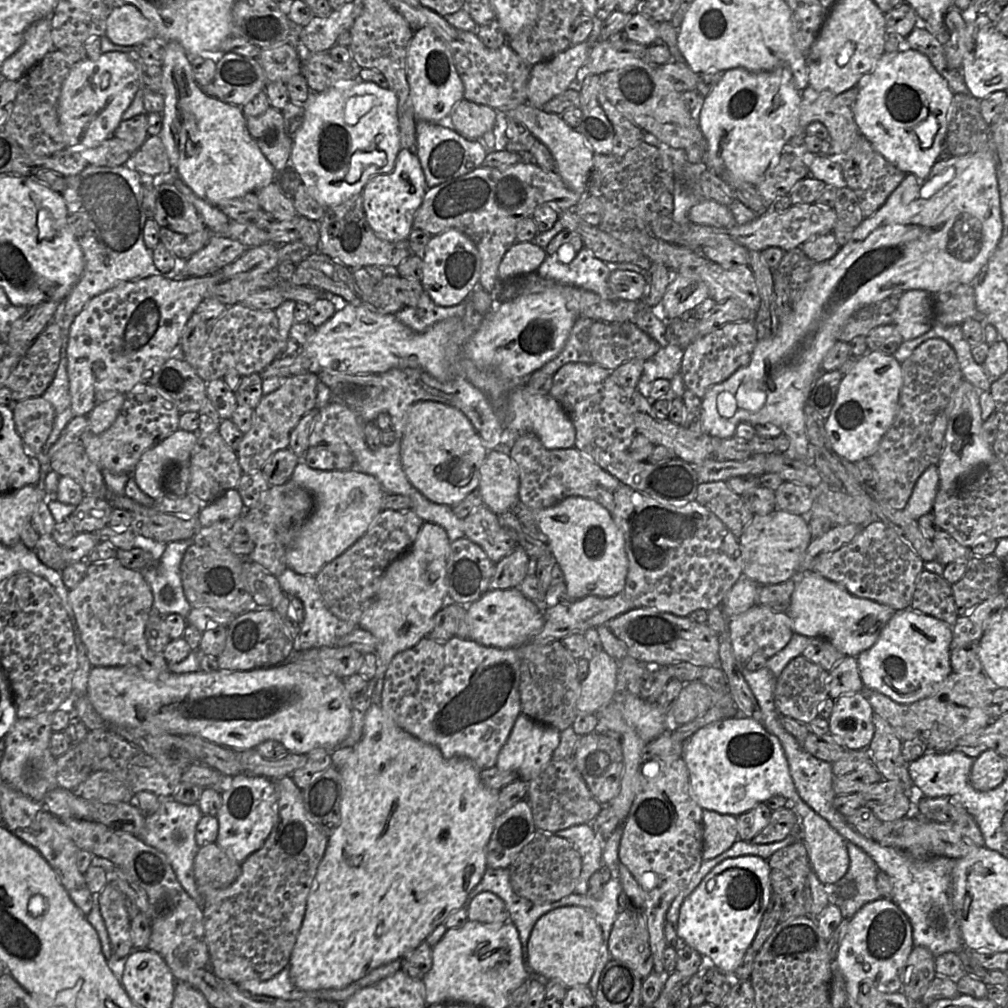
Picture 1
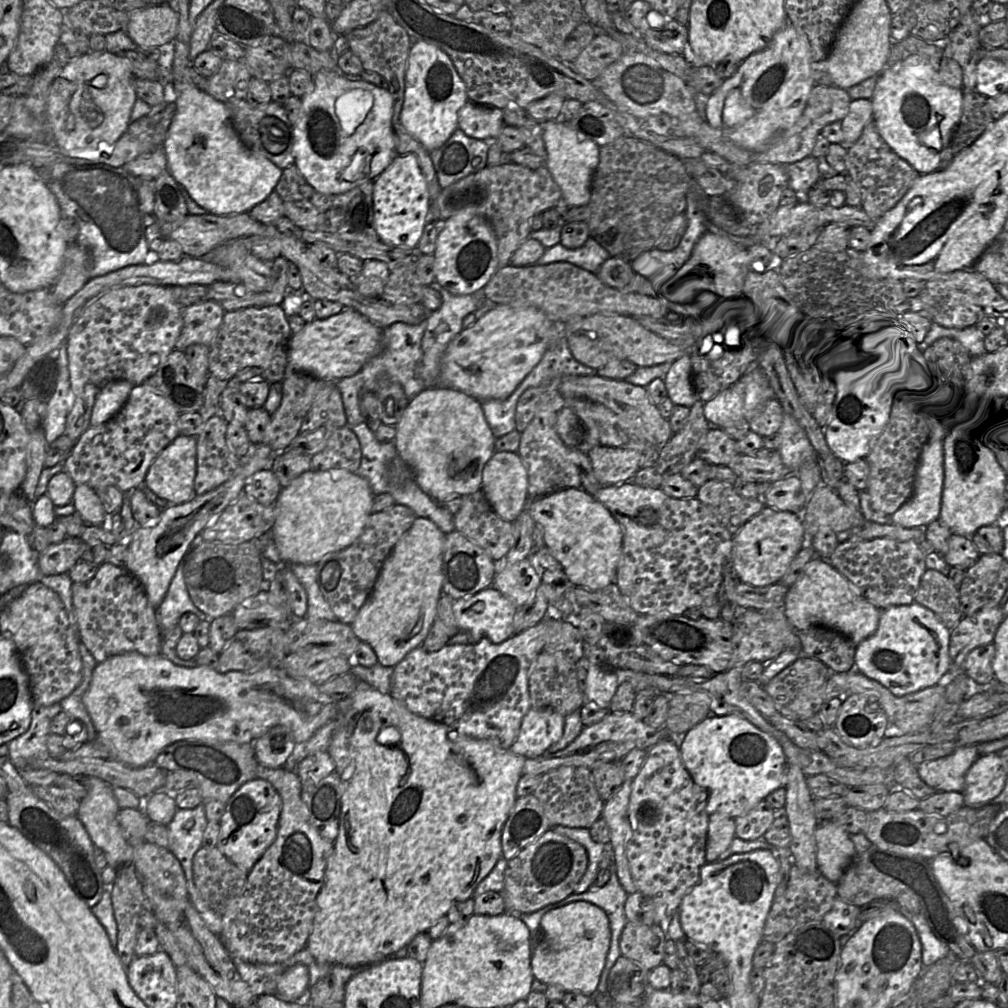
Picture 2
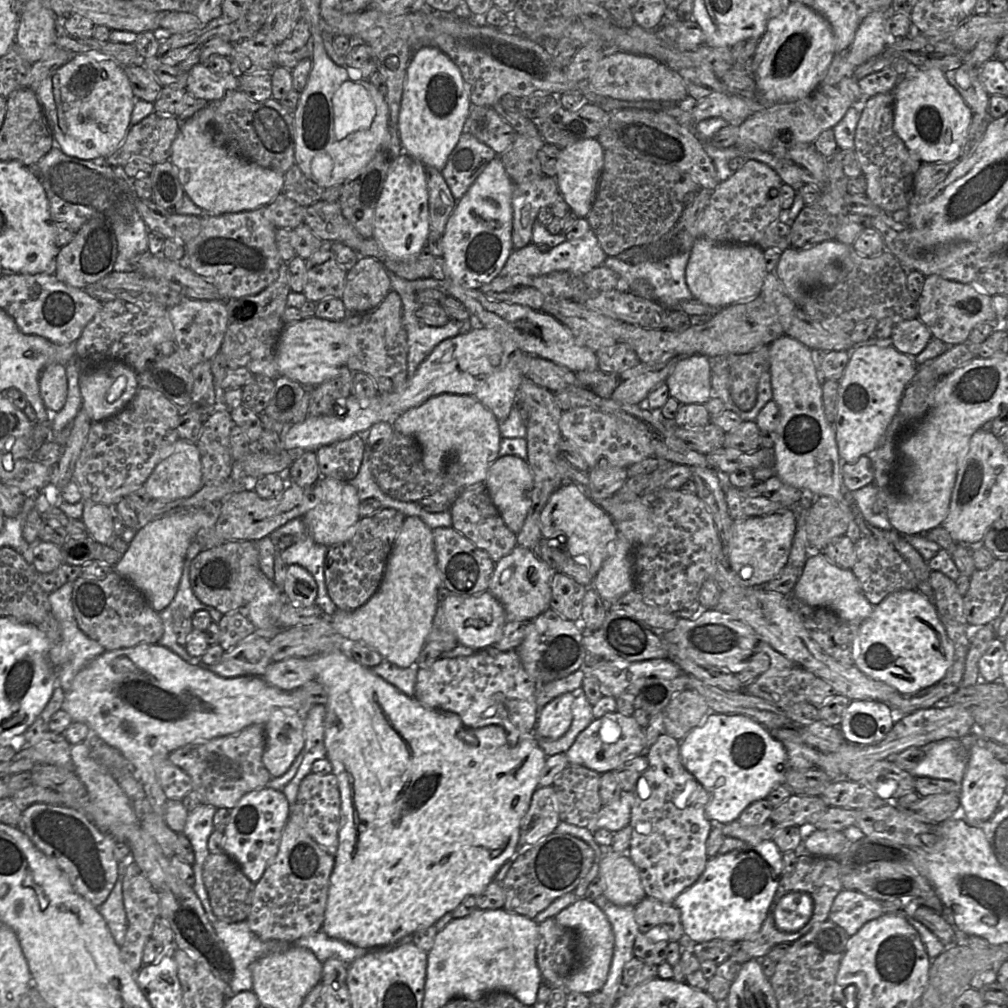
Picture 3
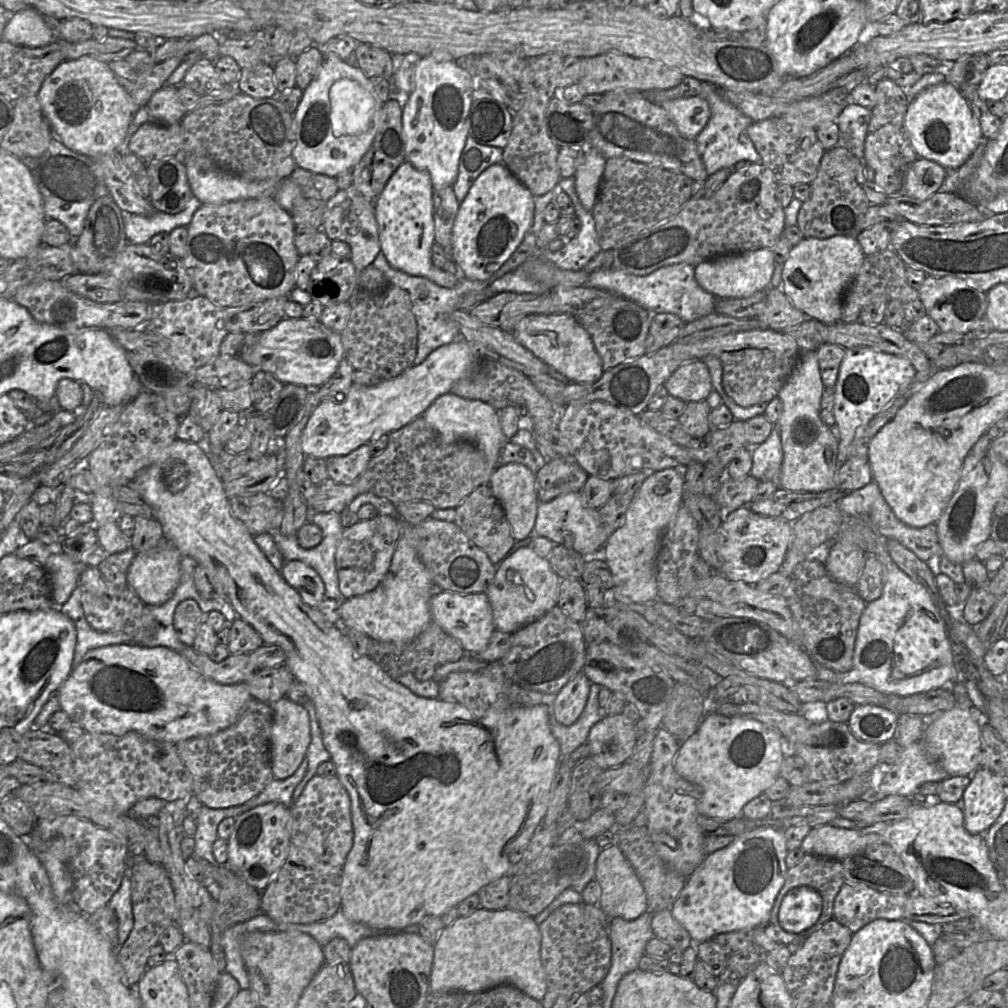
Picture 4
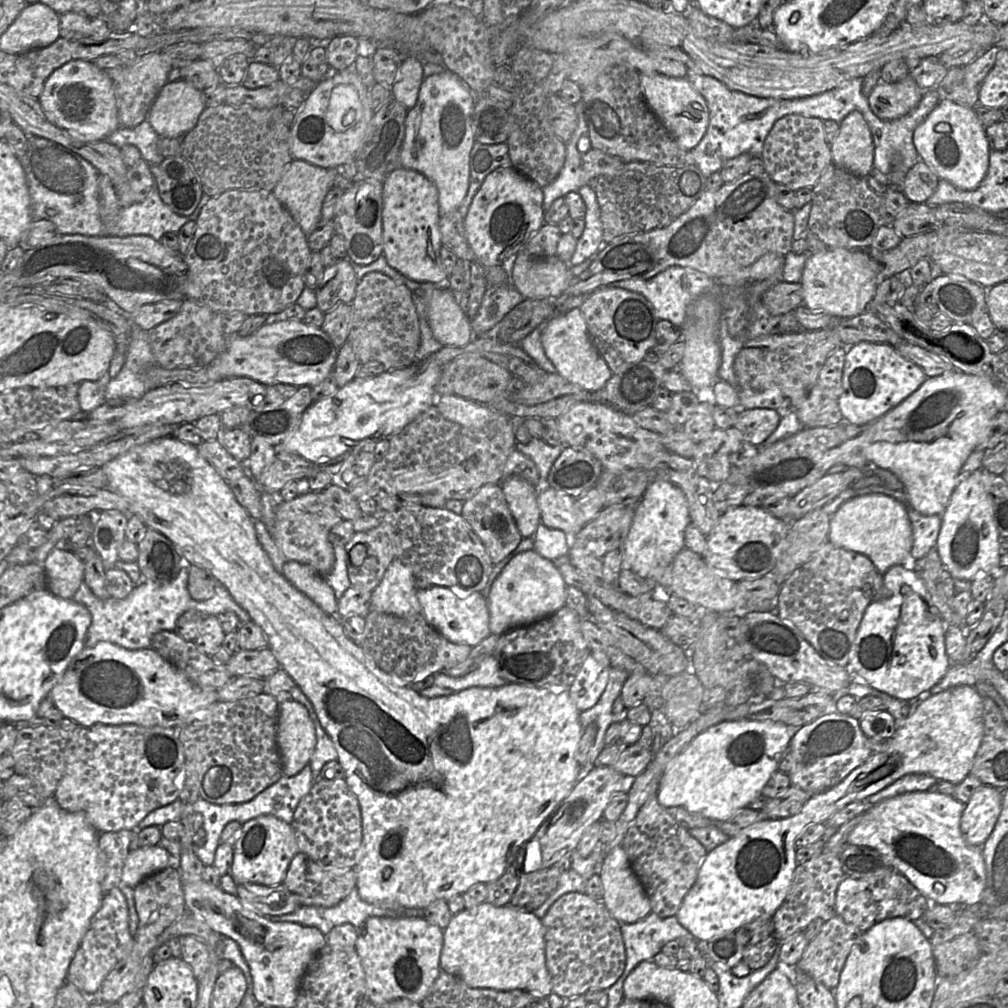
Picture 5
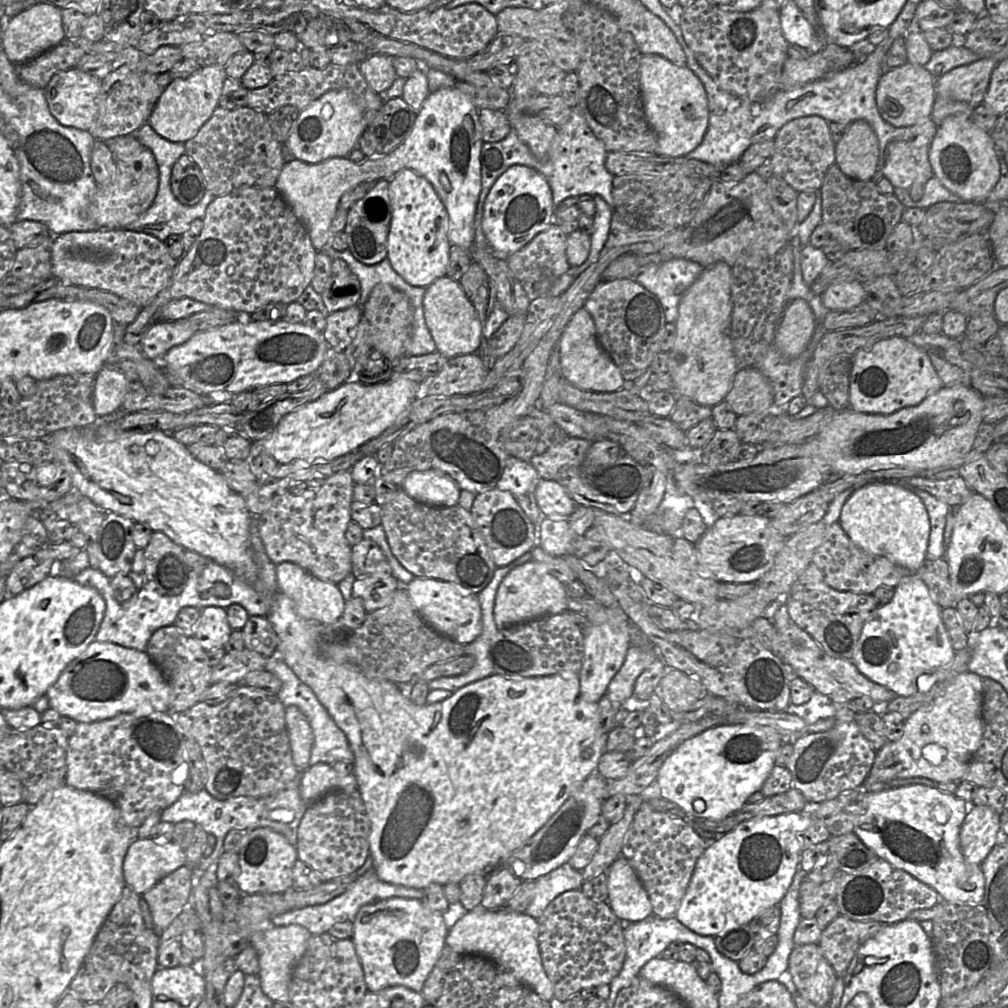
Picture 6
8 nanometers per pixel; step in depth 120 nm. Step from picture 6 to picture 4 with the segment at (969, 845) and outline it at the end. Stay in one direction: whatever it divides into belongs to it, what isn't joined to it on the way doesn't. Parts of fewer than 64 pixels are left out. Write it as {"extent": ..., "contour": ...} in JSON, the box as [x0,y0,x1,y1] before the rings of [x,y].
{"extent":[963,767,1006,835],"contour":[[[979,767],[963,794],[964,827],[973,835],[984,835],[1001,815],[1006,788],[998,776]]]}

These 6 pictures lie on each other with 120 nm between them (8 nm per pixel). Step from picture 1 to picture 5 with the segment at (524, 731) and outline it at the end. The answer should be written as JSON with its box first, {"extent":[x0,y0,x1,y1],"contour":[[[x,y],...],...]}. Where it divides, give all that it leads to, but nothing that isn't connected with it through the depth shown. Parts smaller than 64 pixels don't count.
{"extent":[569,653,611,712],"contour":[[[588,653],[569,687],[570,699],[580,712],[592,708],[599,701],[607,686],[611,669]]]}

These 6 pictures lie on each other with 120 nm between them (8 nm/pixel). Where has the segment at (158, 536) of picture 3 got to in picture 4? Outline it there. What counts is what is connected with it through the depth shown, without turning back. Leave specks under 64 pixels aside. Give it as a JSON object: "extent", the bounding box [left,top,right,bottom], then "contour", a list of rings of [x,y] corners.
{"extent":[126,540,181,605],"contour":[[[164,540],[156,547],[137,552],[126,574],[127,585],[146,605],[161,605],[169,600],[180,579],[181,554]]]}

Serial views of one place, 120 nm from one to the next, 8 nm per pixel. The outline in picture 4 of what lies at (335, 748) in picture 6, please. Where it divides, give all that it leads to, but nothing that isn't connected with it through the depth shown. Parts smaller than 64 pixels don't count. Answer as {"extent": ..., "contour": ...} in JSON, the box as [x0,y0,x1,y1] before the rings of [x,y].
{"extent":[293,702,331,804],"contour":[[[308,702],[303,706],[307,710],[310,719],[311,742],[306,754],[306,757],[308,759],[307,772],[293,792],[293,804],[299,799],[309,780],[317,774],[319,765],[323,762],[330,761],[331,759],[331,755],[325,748],[323,742],[322,731],[317,719],[316,708],[314,704],[312,702]]]}

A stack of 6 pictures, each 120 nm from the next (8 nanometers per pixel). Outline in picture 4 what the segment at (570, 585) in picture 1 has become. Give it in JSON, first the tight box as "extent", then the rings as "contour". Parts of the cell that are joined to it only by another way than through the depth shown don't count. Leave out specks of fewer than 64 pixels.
{"extent":[534,492,602,557],"contour":[[[581,492],[563,494],[549,502],[539,503],[534,532],[584,557],[595,557],[602,548],[602,526],[598,510],[585,504]]]}

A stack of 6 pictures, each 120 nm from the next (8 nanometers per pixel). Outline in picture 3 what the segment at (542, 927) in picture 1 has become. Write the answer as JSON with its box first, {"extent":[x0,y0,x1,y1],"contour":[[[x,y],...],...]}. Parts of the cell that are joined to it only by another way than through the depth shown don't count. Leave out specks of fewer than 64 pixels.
{"extent":[554,897,614,995],"contour":[[[582,897],[559,912],[554,919],[577,935],[577,962],[563,990],[586,995],[600,991],[607,979],[614,949],[614,934],[608,918],[593,900]]]}

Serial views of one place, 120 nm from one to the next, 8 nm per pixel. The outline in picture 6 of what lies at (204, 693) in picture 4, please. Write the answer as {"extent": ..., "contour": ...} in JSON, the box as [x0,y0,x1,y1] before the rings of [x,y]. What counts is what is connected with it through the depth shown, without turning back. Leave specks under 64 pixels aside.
{"extent":[46,641,170,723],"contour":[[[99,641],[91,642],[67,664],[46,695],[50,707],[78,723],[92,723],[138,710],[169,712],[170,703],[169,685],[145,651]]]}

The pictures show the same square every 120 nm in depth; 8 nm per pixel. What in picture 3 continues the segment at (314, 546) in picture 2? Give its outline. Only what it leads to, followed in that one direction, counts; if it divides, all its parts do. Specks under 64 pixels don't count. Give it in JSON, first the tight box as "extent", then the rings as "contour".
{"extent":[302,477,361,548],"contour":[[[321,477],[312,486],[312,490],[317,505],[309,510],[302,520],[313,540],[329,548],[350,539],[361,519],[359,514],[361,501],[355,487],[347,481]]]}

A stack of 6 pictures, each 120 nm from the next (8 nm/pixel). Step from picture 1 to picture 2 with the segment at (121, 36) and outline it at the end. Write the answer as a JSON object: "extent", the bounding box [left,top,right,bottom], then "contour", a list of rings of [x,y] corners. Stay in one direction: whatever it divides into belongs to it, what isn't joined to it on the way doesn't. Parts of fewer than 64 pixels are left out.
{"extent":[124,3,177,47],"contour":[[[162,3],[134,11],[124,30],[138,47],[159,47],[173,43],[177,29],[177,12]]]}

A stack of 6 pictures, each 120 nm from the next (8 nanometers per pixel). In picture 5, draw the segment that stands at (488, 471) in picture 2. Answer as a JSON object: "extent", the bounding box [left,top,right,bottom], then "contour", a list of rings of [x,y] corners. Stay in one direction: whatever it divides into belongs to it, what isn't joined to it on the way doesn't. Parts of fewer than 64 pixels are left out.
{"extent":[500,476,541,538],"contour":[[[518,476],[502,480],[500,485],[521,536],[523,538],[533,537],[541,523],[540,510],[537,503],[539,489]]]}

